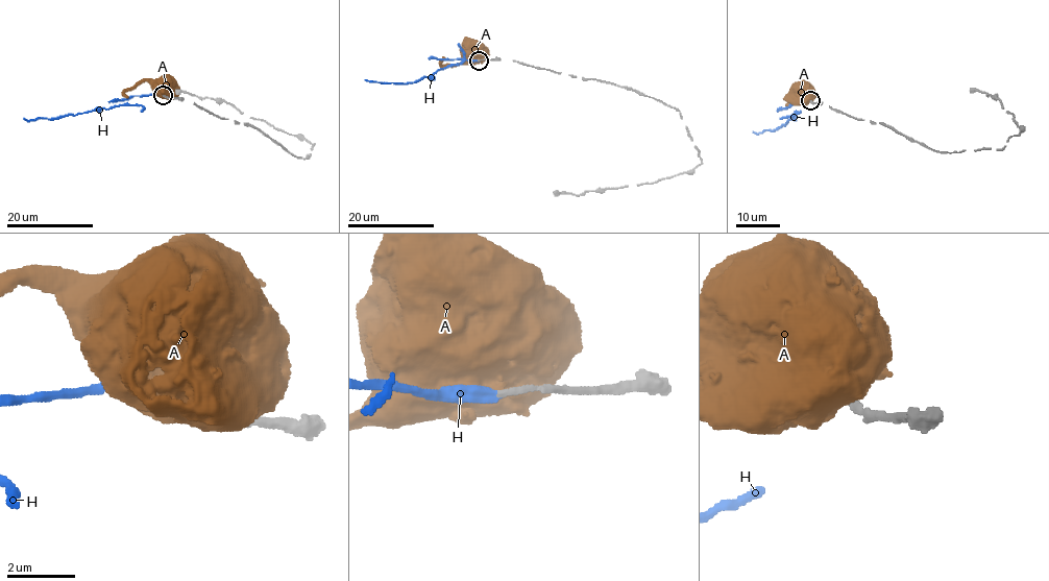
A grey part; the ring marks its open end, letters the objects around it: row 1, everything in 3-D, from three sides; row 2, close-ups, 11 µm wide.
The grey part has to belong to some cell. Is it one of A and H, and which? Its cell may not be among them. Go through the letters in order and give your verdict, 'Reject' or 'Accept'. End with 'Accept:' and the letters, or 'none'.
A: Reject
H: Accept
Accept: H

